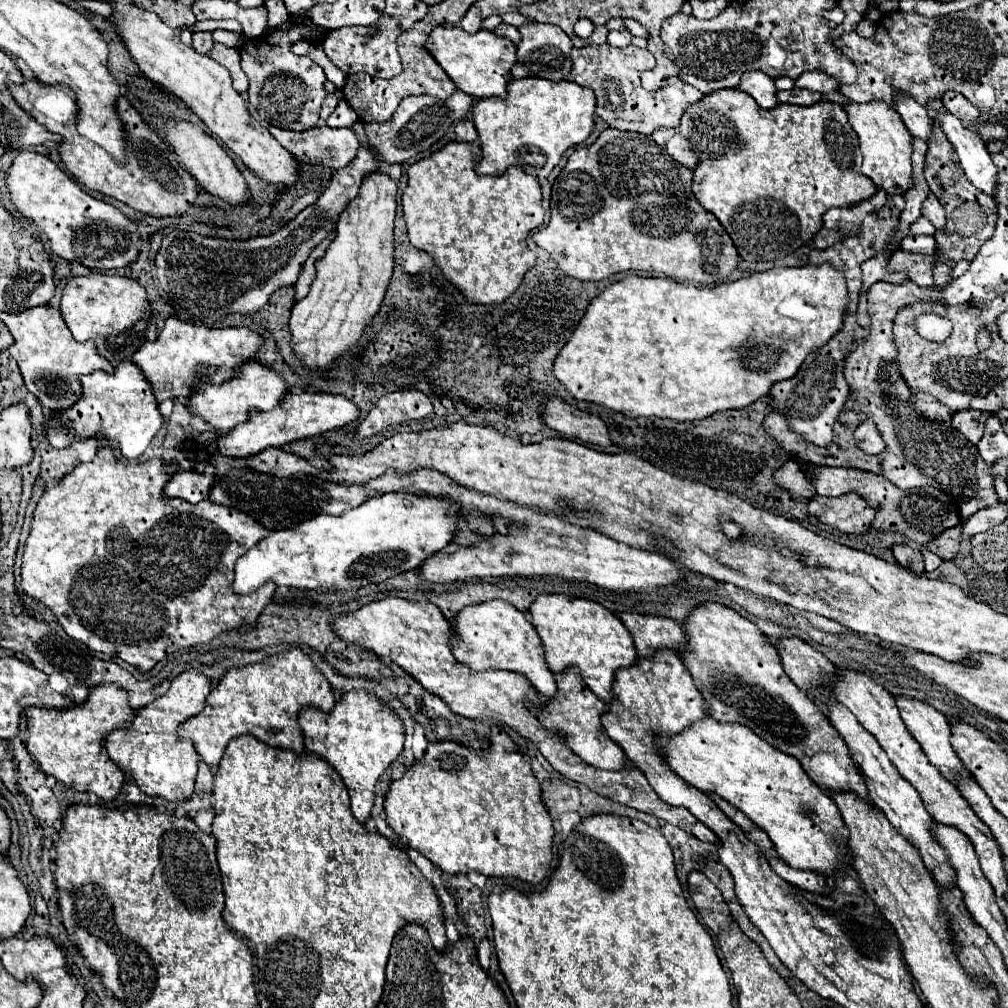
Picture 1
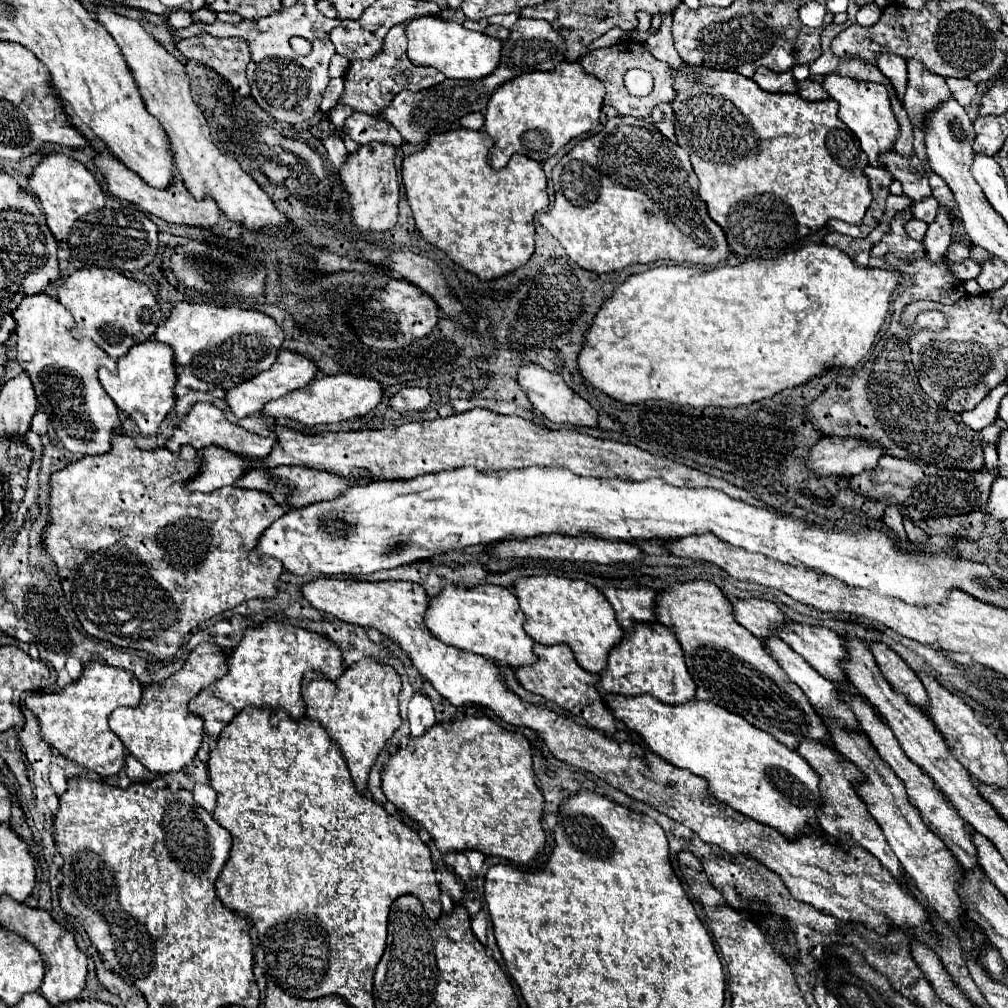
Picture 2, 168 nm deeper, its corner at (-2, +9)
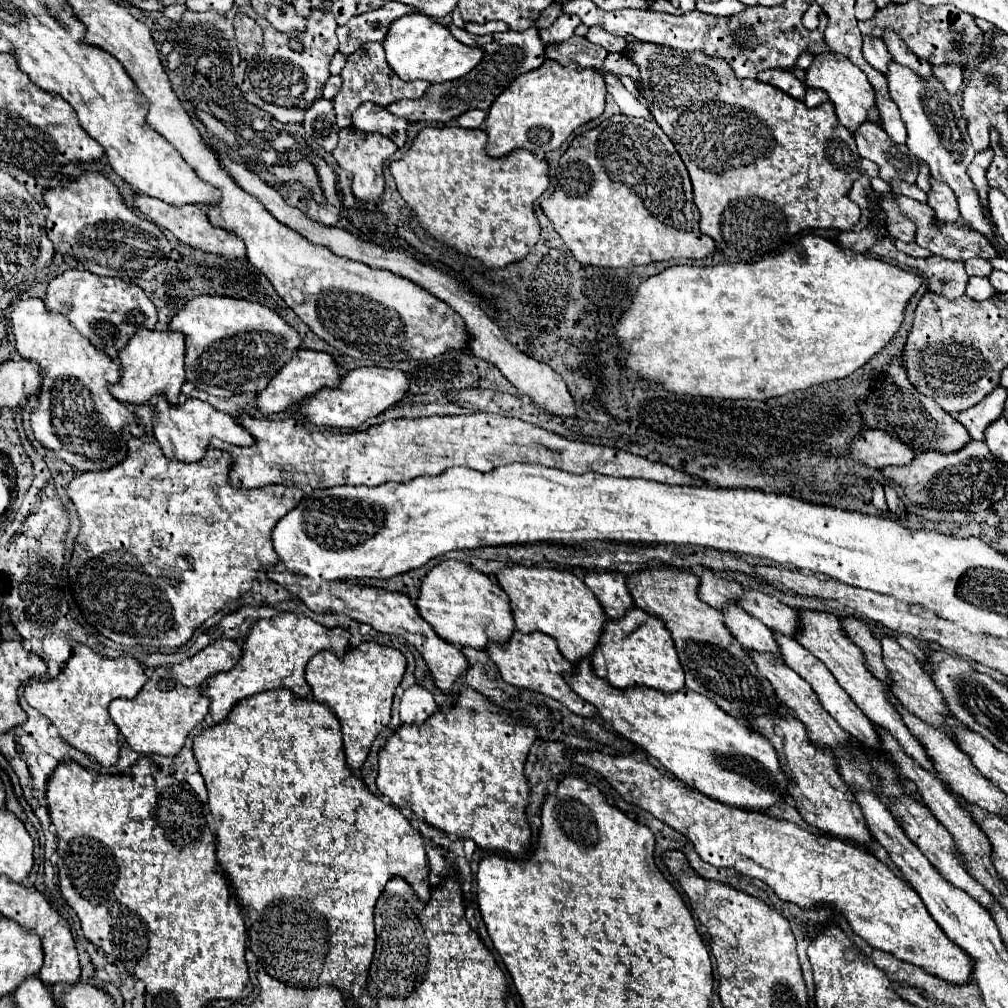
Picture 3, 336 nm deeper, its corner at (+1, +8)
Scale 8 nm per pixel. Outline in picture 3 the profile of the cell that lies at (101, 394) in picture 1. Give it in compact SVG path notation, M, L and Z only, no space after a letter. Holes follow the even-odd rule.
M140 329L132 341L120 351L120 365L122 375L116 385L110 387L112 395L122 403L148 403L158 393L164 393L172 405L178 405L180 387L186 381L184 377L184 337L178 331L164 329L164 331L148 331Z

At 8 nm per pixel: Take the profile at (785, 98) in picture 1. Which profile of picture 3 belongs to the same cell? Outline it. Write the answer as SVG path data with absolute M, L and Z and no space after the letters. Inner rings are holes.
M806 89L806 99L804 99L804 103L808 105L808 107L816 107L816 105L820 105L820 103L824 103L828 99L828 95L824 93L824 91L820 91L820 89Z

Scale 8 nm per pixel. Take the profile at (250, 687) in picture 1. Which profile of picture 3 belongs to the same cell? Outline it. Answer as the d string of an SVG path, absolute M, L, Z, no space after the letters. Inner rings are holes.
M288 611L276 617L270 617L270 619L260 619L252 627L244 643L242 659L230 671L212 675L202 685L202 693L210 697L212 701L210 703L212 721L220 723L240 699L248 695L256 695L260 691L288 687L294 691L294 695L302 699L308 697L310 687L304 679L306 663L312 659L312 655L316 655L322 649L332 649L336 655L344 655L348 647L348 639L350 639L350 633L344 627L324 627L316 623L314 619L308 619L296 613L288 613Z

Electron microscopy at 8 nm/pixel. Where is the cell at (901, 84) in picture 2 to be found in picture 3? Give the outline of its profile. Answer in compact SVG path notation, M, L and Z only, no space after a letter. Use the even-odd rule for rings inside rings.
M864 37L864 41L862 41L862 55L880 73L884 73L888 61L892 59L888 49L886 49L886 45L884 45L884 41L882 39L872 39L872 37Z

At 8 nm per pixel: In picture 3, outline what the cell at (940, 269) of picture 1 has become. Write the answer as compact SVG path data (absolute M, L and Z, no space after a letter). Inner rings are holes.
M968 259L966 269L968 275L978 275L978 277L988 277L994 271L994 267L986 259Z

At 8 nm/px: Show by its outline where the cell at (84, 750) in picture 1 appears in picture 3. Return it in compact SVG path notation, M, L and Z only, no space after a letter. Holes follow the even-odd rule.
M78 643L72 649L70 659L64 663L58 677L40 681L32 679L26 689L26 701L38 709L42 715L50 719L52 725L58 727L60 735L80 749L86 755L96 757L102 767L110 767L118 763L118 727L108 715L108 703L112 699L130 699L136 697L142 685L146 683L146 675L142 665L134 657L104 657L92 651L88 645Z

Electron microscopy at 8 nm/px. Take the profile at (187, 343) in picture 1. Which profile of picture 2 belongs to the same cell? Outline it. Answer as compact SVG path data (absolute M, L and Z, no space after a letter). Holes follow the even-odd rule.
M179 302L173 306L167 322L157 328L153 340L171 346L179 386L205 392L223 392L223 388L241 384L243 380L249 380L251 376L273 366L275 356L281 350L283 330L271 316L255 310Z

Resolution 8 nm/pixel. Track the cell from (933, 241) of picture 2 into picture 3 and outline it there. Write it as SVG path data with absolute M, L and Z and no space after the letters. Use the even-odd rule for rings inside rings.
M930 177L930 191L928 191L928 205L936 211L936 221L938 225L956 221L960 217L956 195L948 185L938 183L934 177Z

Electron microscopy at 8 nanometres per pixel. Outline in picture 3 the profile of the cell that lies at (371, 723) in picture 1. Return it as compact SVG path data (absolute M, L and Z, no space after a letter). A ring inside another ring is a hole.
M364 641L358 647L348 649L342 657L334 651L320 651L306 665L306 681L316 701L328 705L340 719L344 733L346 761L352 769L358 769L370 751L372 741L390 721L390 707L396 687L406 671L406 657L392 647Z

